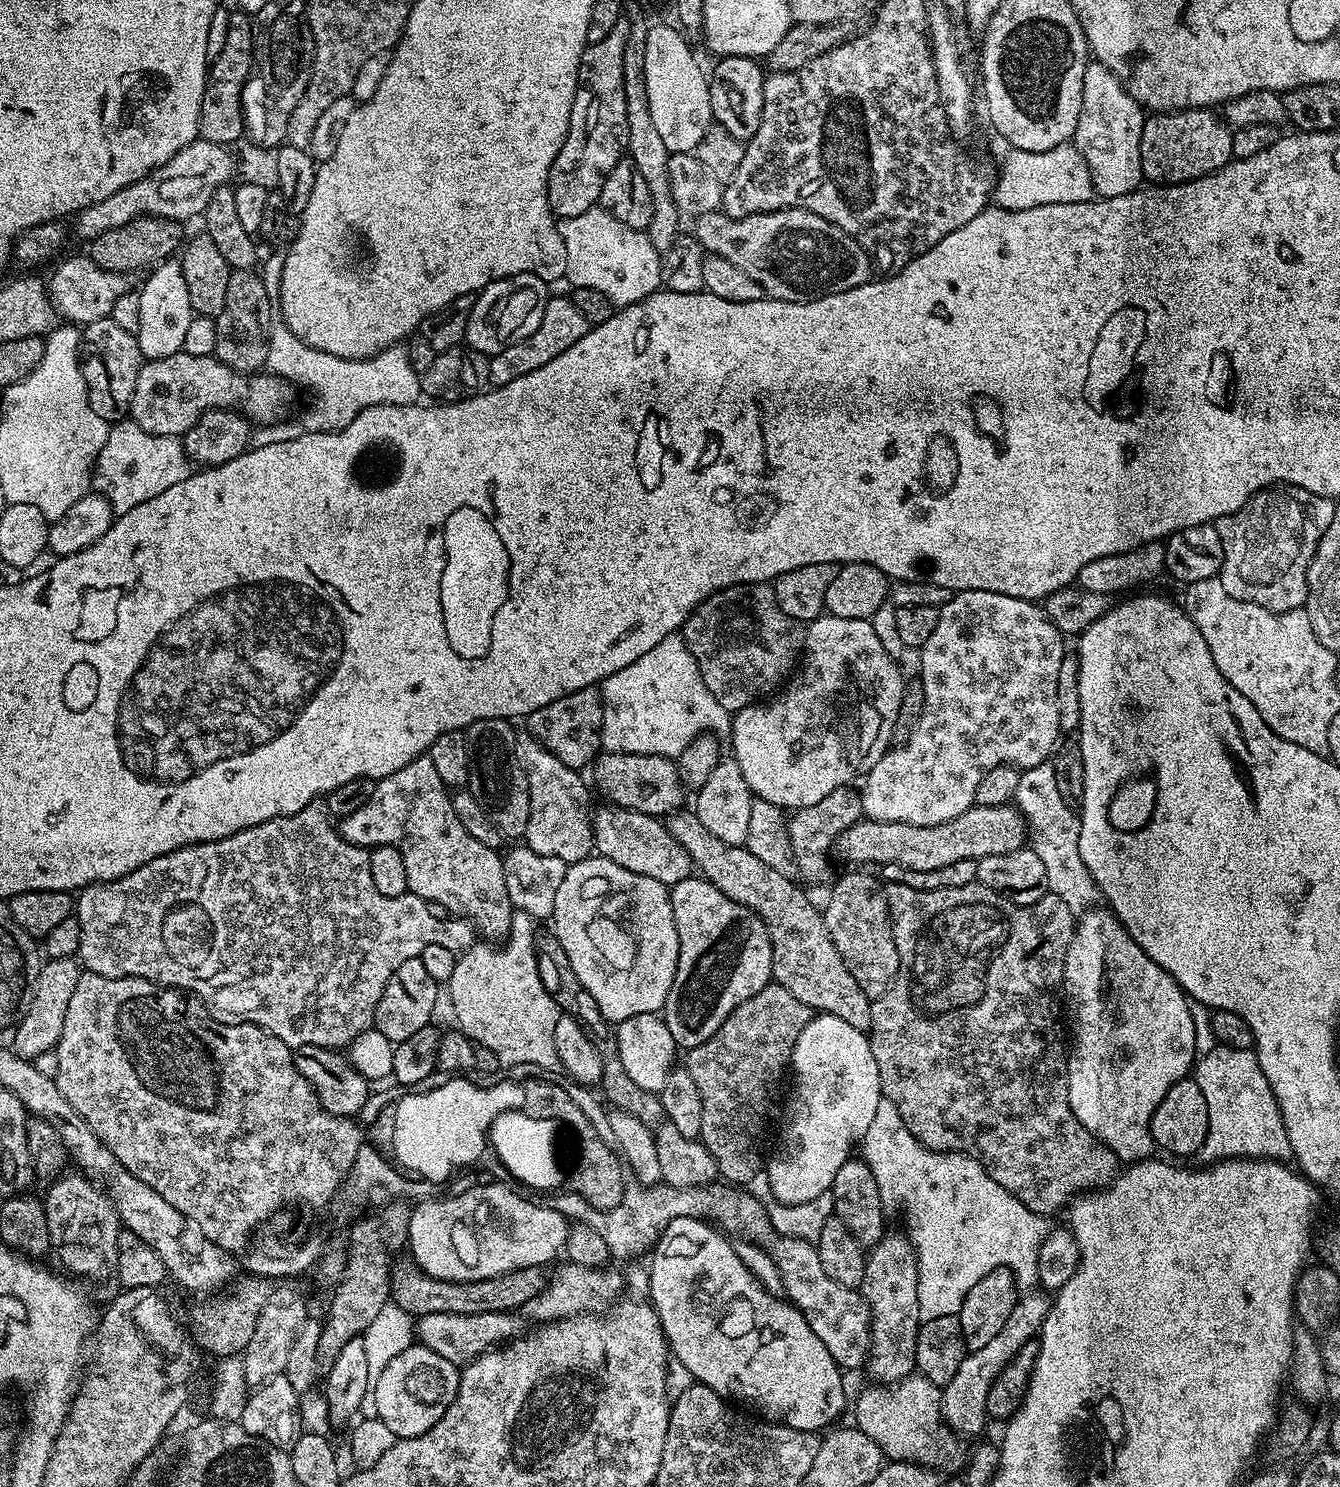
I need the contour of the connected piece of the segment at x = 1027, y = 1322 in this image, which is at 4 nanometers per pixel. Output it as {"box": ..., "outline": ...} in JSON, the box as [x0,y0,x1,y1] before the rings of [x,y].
{"box":[940,1291,1049,1437],"outline":[[[1025,1291],[1017,1299],[1014,1310],[1010,1310],[1010,1318],[1006,1318],[1006,1326],[1002,1326],[1002,1331],[988,1345],[982,1346],[982,1350],[974,1350],[965,1355],[962,1366],[954,1370],[954,1378],[951,1378],[950,1382],[942,1388],[940,1398],[940,1415],[953,1433],[961,1437],[976,1436],[983,1430],[984,1423],[989,1423],[986,1398],[990,1394],[990,1386],[994,1378],[998,1378],[1002,1369],[1018,1354],[1018,1350],[1026,1342],[1039,1337],[1049,1303],[1049,1297],[1043,1291]]]}

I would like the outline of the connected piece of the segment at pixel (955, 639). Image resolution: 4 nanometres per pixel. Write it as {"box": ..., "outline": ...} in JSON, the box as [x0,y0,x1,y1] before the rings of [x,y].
{"box":[860,590,1066,826],"outline":[[[966,590],[949,595],[948,601],[939,609],[938,626],[934,626],[930,638],[926,638],[926,642],[918,649],[920,656],[918,679],[926,694],[926,706],[922,710],[922,718],[918,722],[918,727],[914,729],[914,734],[910,734],[910,742],[889,747],[882,759],[863,777],[864,788],[862,787],[860,792],[860,801],[864,807],[863,815],[867,819],[910,822],[914,826],[938,826],[938,822],[950,822],[950,818],[958,818],[958,814],[973,807],[974,790],[978,790],[978,782],[982,782],[982,774],[986,774],[986,770],[994,770],[994,766],[1003,764],[1012,764],[1021,770],[1038,766],[1053,755],[1057,747],[1056,739],[1061,739],[1057,713],[1057,687],[1058,670],[1061,669],[1062,660],[1066,655],[1064,649],[1066,637],[1063,632],[1057,630],[1054,622],[1046,618],[1043,607],[1030,600],[1010,598],[1006,594],[994,594],[990,590]]]}

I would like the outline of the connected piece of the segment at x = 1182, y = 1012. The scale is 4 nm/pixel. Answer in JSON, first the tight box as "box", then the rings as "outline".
{"box":[1062,906,1198,1162],"outline":[[[1093,906],[1083,913],[1076,921],[1076,935],[1072,937],[1070,942],[1070,950],[1066,950],[1066,962],[1064,963],[1064,982],[1062,985],[1062,996],[1065,1001],[1068,1000],[1072,1005],[1067,1005],[1066,1012],[1072,1015],[1072,1024],[1070,1020],[1070,1044],[1071,1048],[1068,1053],[1068,1101],[1070,1102],[1070,1110],[1074,1110],[1074,1118],[1078,1118],[1078,1122],[1082,1122],[1082,1126],[1086,1126],[1086,1130],[1090,1130],[1090,1134],[1094,1134],[1097,1138],[1104,1141],[1104,1145],[1115,1154],[1117,1160],[1121,1162],[1132,1162],[1135,1160],[1146,1160],[1153,1155],[1154,1145],[1152,1142],[1152,1131],[1150,1130],[1149,1122],[1152,1120],[1154,1110],[1158,1110],[1158,1106],[1162,1102],[1162,1098],[1166,1098],[1166,1090],[1170,1090],[1170,1086],[1174,1086],[1174,1082],[1185,1079],[1193,1071],[1194,1061],[1197,1059],[1198,1053],[1195,1046],[1195,1020],[1192,1017],[1192,1007],[1189,997],[1186,995],[1183,988],[1174,977],[1168,973],[1162,966],[1158,966],[1158,962],[1154,962],[1154,958],[1150,958],[1146,954],[1146,950],[1142,950],[1142,946],[1138,946],[1138,942],[1134,942],[1132,933],[1128,932],[1120,925],[1120,919],[1113,914],[1107,907]]]}

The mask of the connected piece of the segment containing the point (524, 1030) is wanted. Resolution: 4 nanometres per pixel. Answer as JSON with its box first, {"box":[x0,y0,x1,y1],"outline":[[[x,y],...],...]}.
{"box":[446,911,562,1072],"outline":[[[513,911],[507,939],[499,946],[477,942],[459,953],[454,974],[450,974],[446,988],[449,998],[452,999],[452,1012],[456,1015],[455,1027],[465,1032],[475,1043],[490,1046],[490,1050],[494,1050],[494,1054],[500,1059],[501,1065],[533,1064],[554,1072],[560,1068],[558,1050],[554,1050],[554,1026],[558,1026],[562,1008],[556,1005],[555,998],[548,993],[548,988],[540,977],[541,961],[538,959],[535,941],[537,935],[537,921],[525,912]]]}

